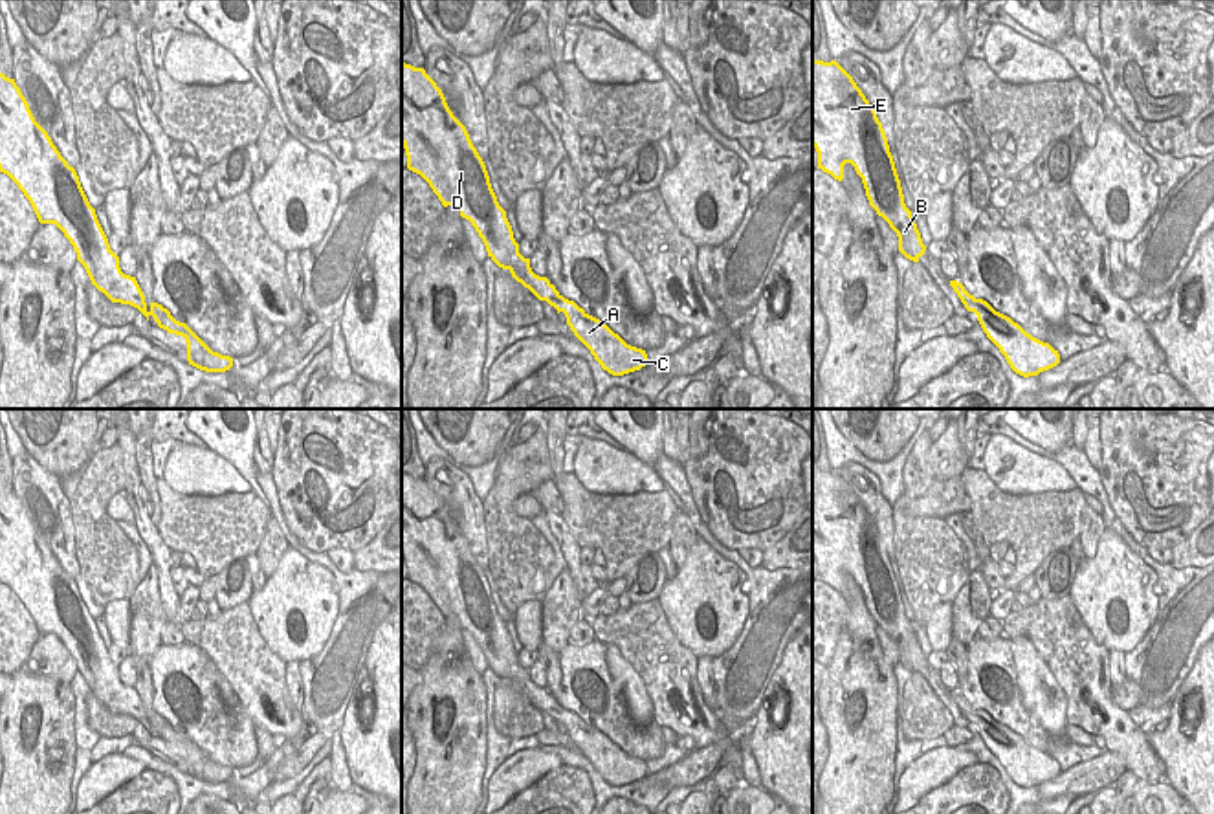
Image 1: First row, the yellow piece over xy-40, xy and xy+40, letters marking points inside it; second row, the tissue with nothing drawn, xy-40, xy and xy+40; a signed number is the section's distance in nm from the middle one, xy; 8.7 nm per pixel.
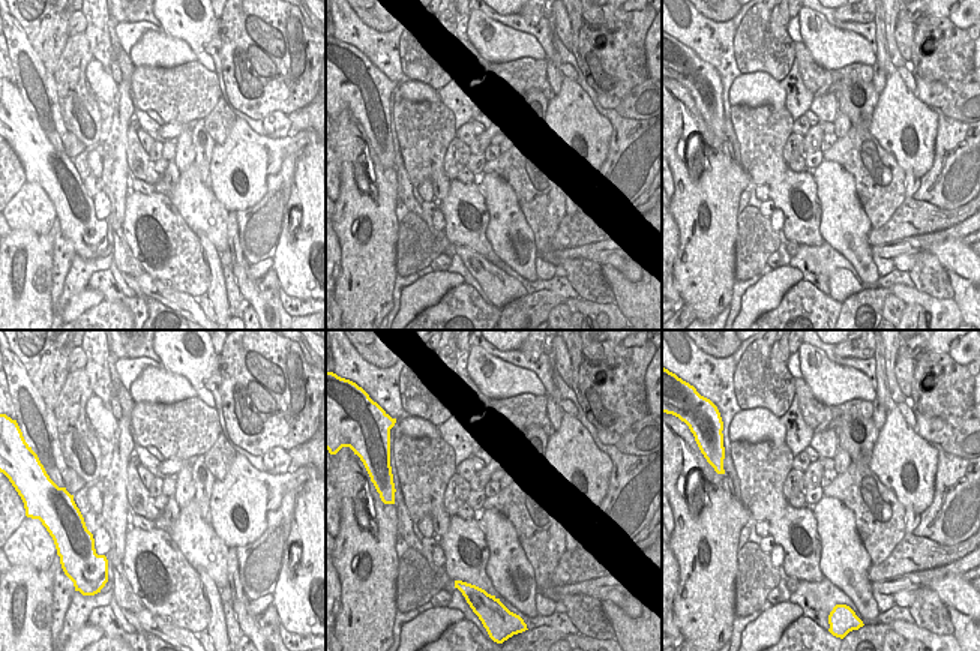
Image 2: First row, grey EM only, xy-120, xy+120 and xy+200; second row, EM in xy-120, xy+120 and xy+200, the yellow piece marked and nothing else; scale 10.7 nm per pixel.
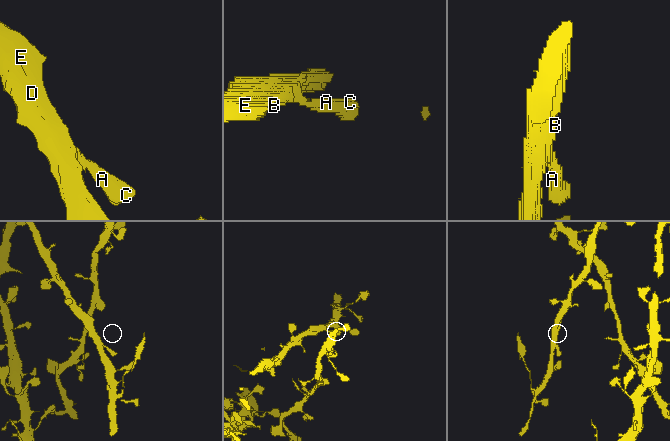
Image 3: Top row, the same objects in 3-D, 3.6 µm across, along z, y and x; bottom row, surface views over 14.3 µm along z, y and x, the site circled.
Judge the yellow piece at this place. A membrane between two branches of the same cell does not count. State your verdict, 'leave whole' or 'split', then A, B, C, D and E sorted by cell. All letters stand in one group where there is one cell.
leave whole; groups A B C D E

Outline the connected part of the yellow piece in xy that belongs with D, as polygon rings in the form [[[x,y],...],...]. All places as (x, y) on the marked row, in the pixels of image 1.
[[[402,62],[402,145],[407,169],[420,174],[444,207],[455,205],[482,238],[488,257],[528,288],[565,314],[574,336],[613,376],[624,376],[647,365],[642,348],[627,345],[600,319],[589,315],[574,301],[530,268],[519,253],[506,211],[499,205],[482,158],[466,126],[449,110],[442,90],[425,73]]]

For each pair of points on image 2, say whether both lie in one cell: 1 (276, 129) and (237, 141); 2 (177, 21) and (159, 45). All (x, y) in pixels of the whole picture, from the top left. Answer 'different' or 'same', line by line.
1: different
2: different

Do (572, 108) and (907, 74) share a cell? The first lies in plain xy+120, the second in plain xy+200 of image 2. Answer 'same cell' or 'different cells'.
different cells

